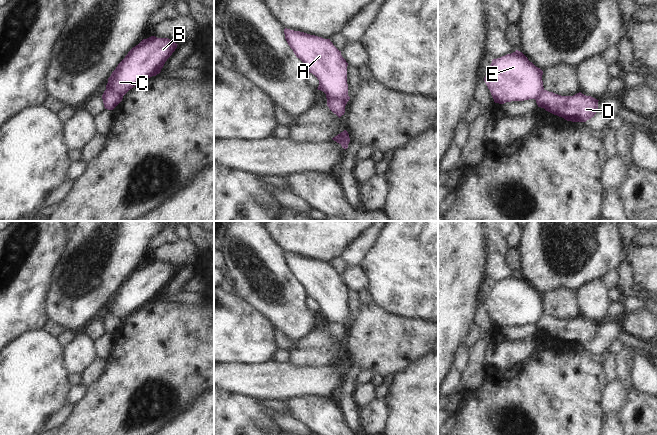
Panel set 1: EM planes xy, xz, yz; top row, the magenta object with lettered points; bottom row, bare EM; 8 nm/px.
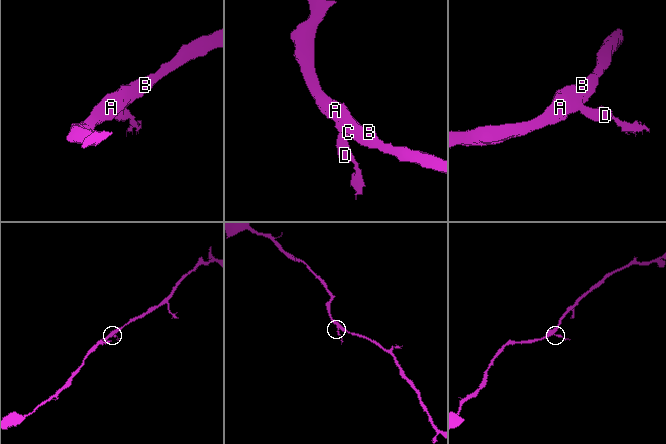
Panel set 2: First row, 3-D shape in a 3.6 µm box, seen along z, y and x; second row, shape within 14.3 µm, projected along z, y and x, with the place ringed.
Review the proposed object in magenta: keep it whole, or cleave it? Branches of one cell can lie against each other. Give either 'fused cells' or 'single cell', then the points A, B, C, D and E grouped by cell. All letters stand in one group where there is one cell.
fused cells; groups A B C E / D

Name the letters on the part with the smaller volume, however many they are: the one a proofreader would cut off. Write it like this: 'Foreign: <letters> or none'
Foreign: D

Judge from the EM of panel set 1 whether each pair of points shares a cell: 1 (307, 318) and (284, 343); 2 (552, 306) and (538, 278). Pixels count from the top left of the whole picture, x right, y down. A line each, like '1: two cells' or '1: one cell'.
1: two cells
2: two cells

